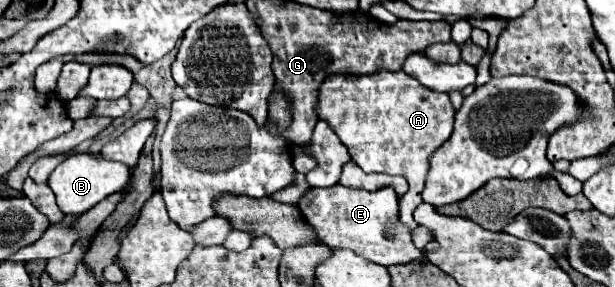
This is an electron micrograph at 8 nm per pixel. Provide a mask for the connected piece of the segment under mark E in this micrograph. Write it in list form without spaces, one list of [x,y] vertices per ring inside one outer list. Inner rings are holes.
[[[344,185],[308,189],[300,197],[298,209],[314,227],[316,235],[320,235],[320,241],[328,247],[352,249],[356,255],[384,267],[410,263],[422,255],[422,251],[412,243],[410,231],[398,221],[398,197],[392,187],[380,189],[376,193]]]

